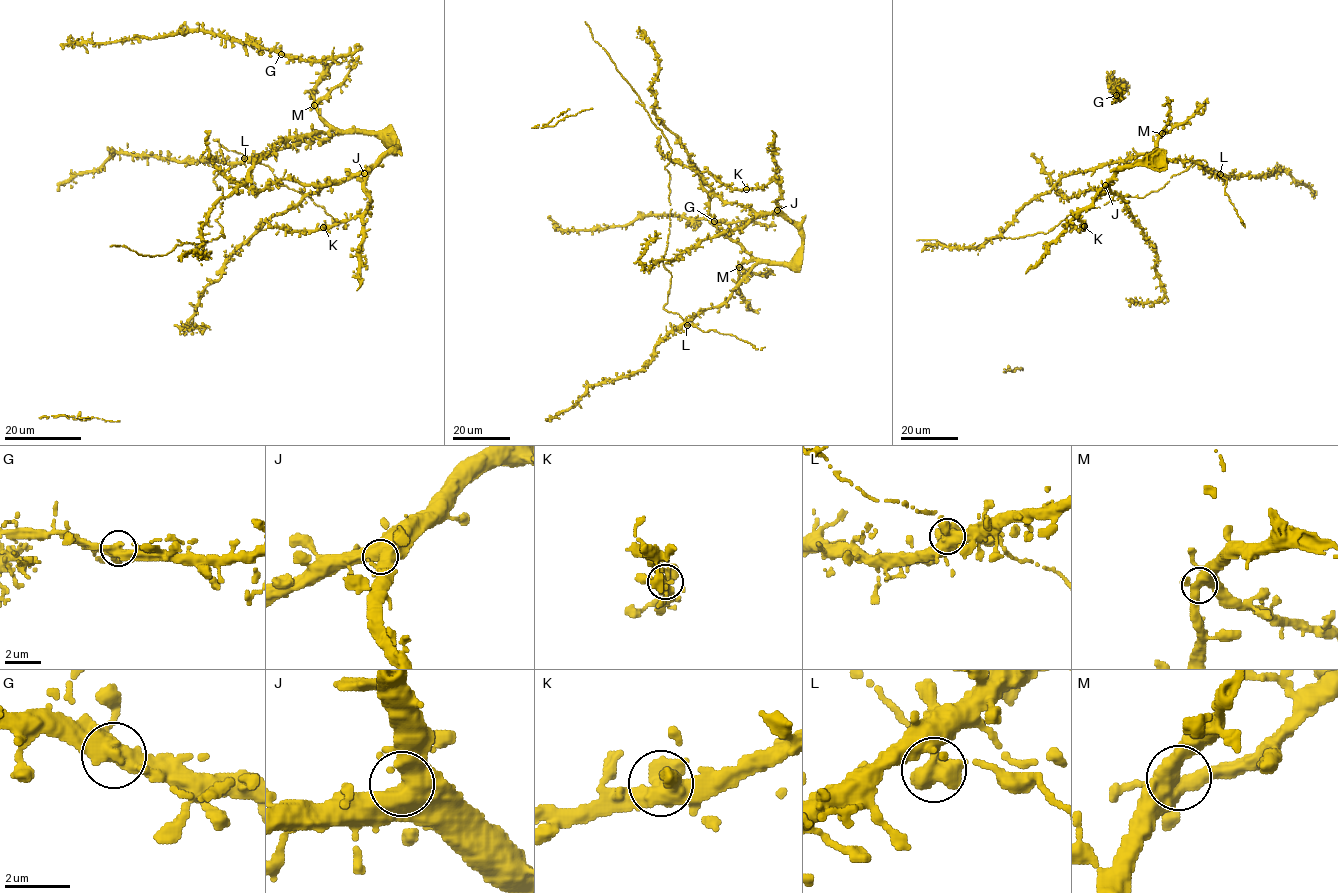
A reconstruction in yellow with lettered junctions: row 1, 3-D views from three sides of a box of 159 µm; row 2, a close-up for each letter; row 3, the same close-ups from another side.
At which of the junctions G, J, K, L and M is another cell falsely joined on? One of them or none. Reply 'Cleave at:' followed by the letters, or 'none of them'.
Cleave at: none of them

